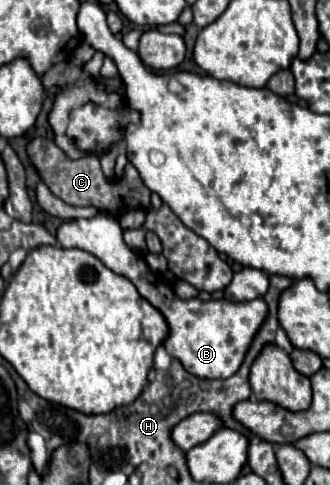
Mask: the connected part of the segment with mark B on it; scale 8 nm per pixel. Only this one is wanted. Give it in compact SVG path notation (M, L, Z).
M99 213L91 219L75 219L63 223L57 231L57 239L63 243L63 247L77 247L93 253L113 273L127 277L137 287L137 291L165 317L169 325L169 335L163 341L165 351L179 359L185 371L189 371L195 377L227 379L229 375L235 375L257 331L265 323L265 315L269 315L269 307L263 299L253 299L245 303L235 303L229 299L199 301L197 297L187 301L179 299L163 281L163 277L155 275L145 263L145 259L127 247L119 221L115 217L109 217L107 213Z

